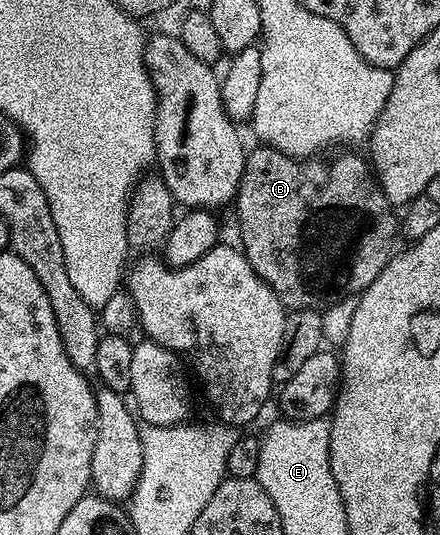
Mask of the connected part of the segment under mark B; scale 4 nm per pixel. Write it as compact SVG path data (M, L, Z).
M260 143L257 146L257 149L249 148L247 150L242 179L236 192L234 210L236 209L236 221L240 224L239 248L246 255L250 267L254 267L256 274L272 288L274 295L278 295L278 299L284 305L285 310L291 311L284 318L282 347L278 351L278 359L274 363L274 371L272 372L273 382L282 383L294 376L302 368L302 363L306 363L306 359L310 359L310 355L321 352L323 345L320 344L324 341L324 321L312 309L320 309L323 305L336 305L343 297L353 296L352 298L355 298L363 293L365 289L368 289L370 283L374 283L374 279L378 279L382 267L386 267L388 260L394 256L392 244L396 241L396 233L398 237L398 217L392 214L395 213L394 206L389 203L384 192L380 190L380 183L373 174L372 166L363 156L360 158L356 153L348 153L352 151L336 151L333 152L336 153L333 157L321 156L319 159L297 159L286 156L282 151L272 148L271 145Z

